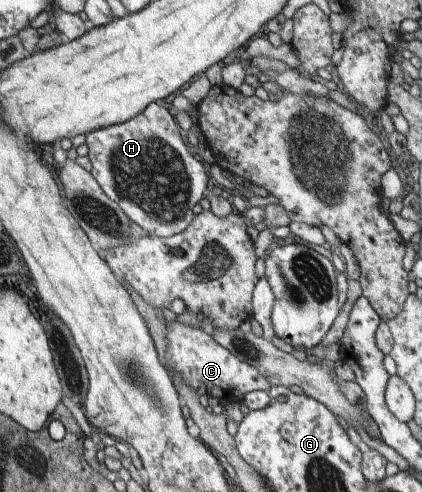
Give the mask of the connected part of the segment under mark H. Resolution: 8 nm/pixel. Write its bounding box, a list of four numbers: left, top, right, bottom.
[85,102,206,238]

